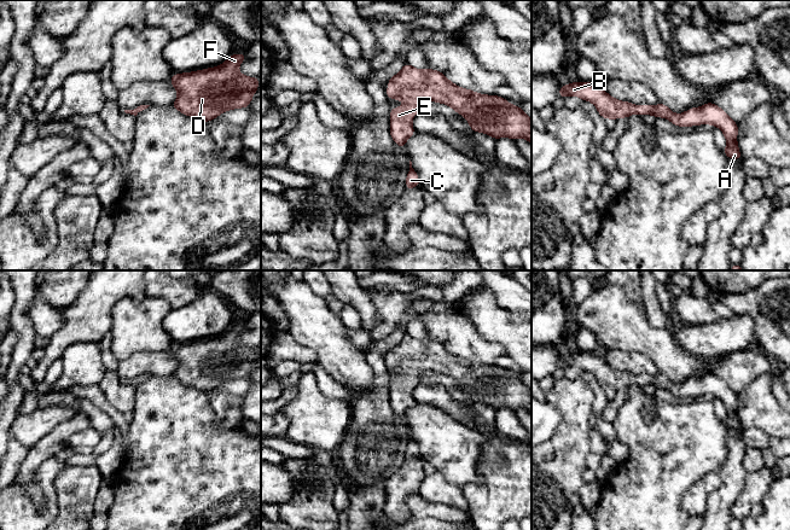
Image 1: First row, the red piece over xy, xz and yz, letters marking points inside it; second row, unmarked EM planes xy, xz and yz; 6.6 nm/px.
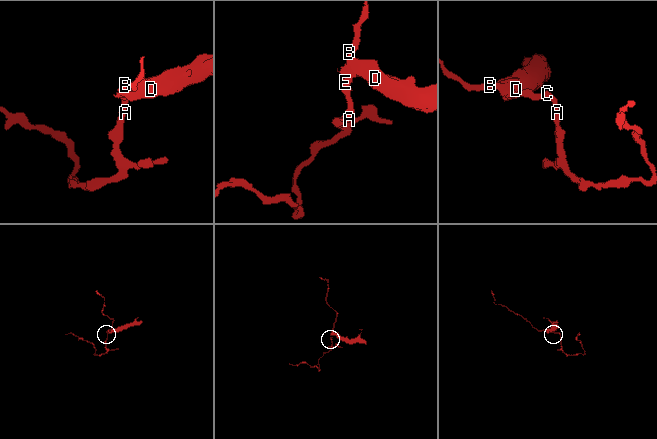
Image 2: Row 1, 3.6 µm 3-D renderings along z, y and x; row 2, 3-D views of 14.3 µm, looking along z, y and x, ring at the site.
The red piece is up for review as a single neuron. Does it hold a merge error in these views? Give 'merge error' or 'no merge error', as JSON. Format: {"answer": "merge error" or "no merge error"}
{"answer": "no merge error"}

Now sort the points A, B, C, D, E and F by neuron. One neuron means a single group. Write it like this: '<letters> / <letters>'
A B C D E F

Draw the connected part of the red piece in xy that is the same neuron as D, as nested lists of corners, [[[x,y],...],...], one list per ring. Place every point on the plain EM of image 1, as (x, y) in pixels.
[[[245,324],[231,327],[216,338],[174,344],[170,348],[178,369],[170,374],[186,386],[209,392],[223,382],[250,378],[260,348],[248,348],[238,342]]]

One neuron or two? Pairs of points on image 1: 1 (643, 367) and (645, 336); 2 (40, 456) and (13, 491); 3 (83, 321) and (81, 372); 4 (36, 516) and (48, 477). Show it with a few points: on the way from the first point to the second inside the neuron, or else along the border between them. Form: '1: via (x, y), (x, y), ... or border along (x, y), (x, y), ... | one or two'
1: border along (616, 349), (631, 349), (645, 355), (660, 372) | two
2: border along (16, 478), (34, 501) | two
3: border along (98, 341), (75, 342), (61, 356) | two
4: via (46, 506), (48, 504), (48, 487) | one

